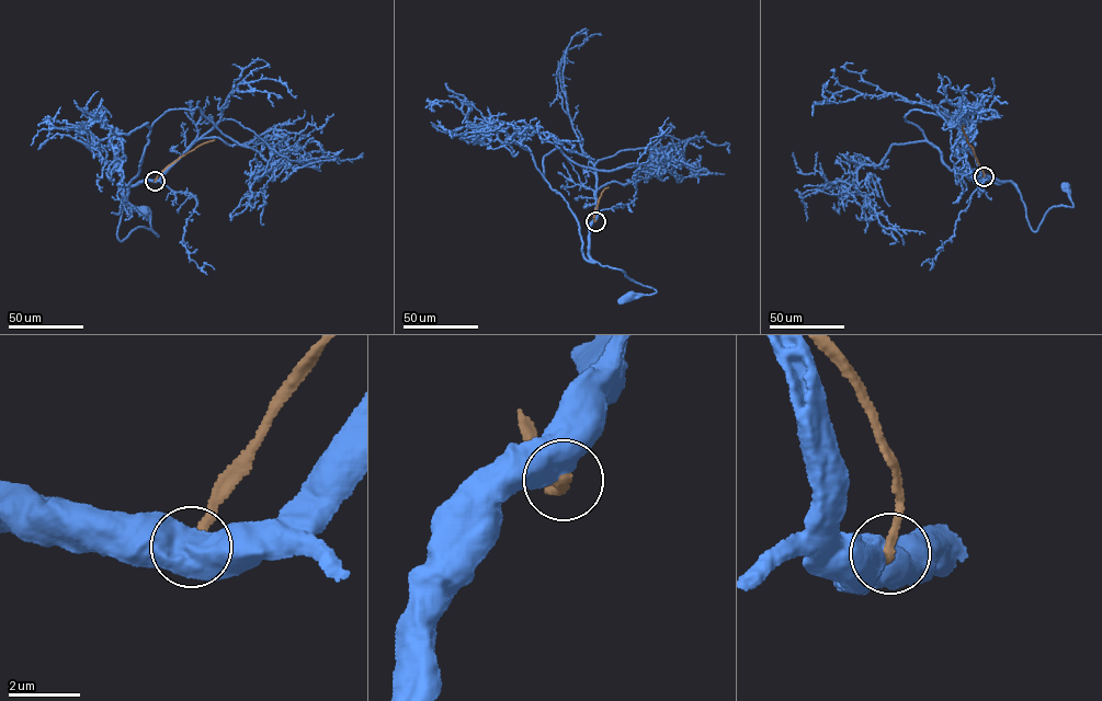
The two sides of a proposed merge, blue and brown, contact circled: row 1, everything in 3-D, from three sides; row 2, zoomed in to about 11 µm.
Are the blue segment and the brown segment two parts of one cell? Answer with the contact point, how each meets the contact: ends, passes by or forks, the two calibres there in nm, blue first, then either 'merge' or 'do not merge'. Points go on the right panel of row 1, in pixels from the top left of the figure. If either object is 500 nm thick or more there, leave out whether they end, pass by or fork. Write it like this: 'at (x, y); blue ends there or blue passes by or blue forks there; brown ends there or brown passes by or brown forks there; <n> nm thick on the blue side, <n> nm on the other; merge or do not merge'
at (984, 176); 800 nm thick on the blue side, 320 nm on the other; do not merge

